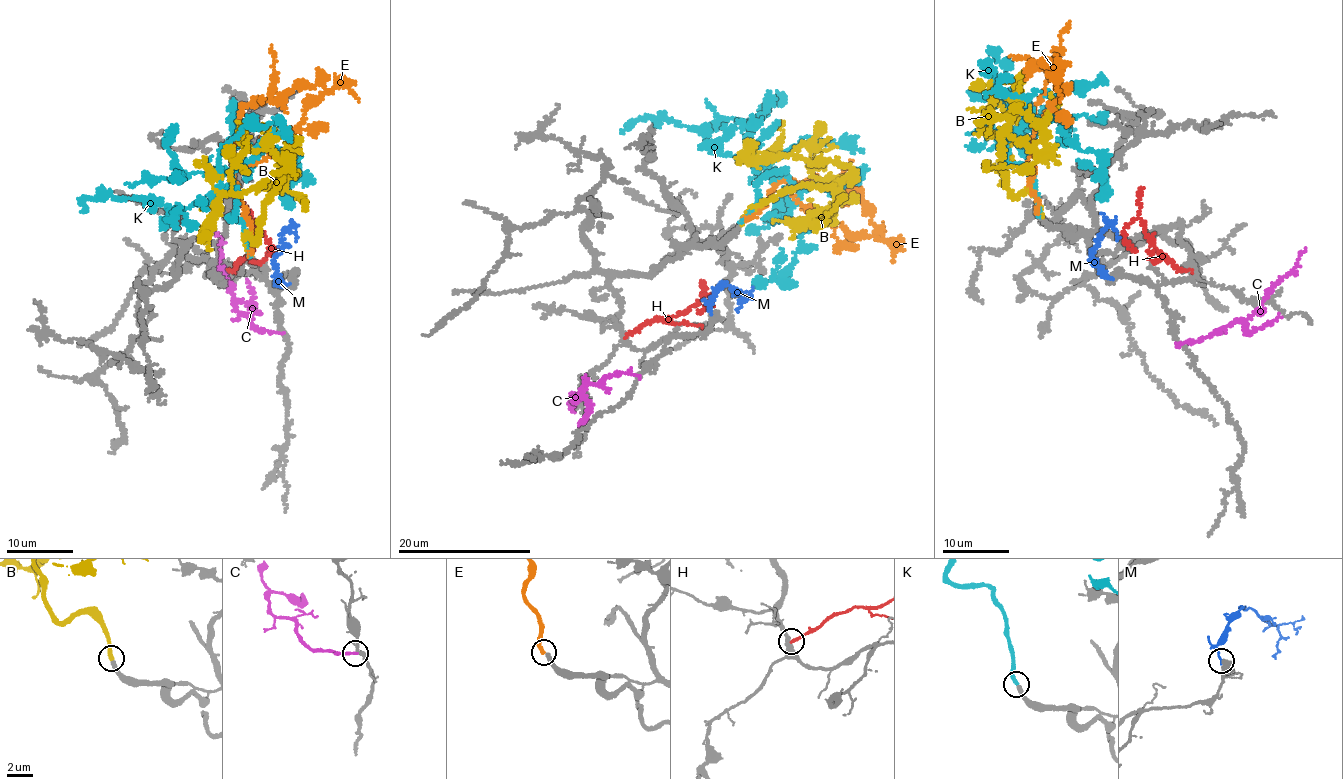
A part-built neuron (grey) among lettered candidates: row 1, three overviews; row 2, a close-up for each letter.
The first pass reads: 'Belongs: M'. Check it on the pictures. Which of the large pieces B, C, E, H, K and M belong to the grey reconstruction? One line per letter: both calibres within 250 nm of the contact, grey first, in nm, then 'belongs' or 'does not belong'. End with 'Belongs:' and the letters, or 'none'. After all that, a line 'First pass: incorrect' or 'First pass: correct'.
B: calibres 320 and 340 nm; belongs
C: calibres 220 and 240 nm; does not belong
E: calibres 320 and 320 nm; does not belong
H: calibres 400 and 280 nm; does not belong
K: calibres 320 and 300 nm; does not belong
M: calibres 650 and 190 nm; does not belong
Belongs: B
First pass: incorrect

